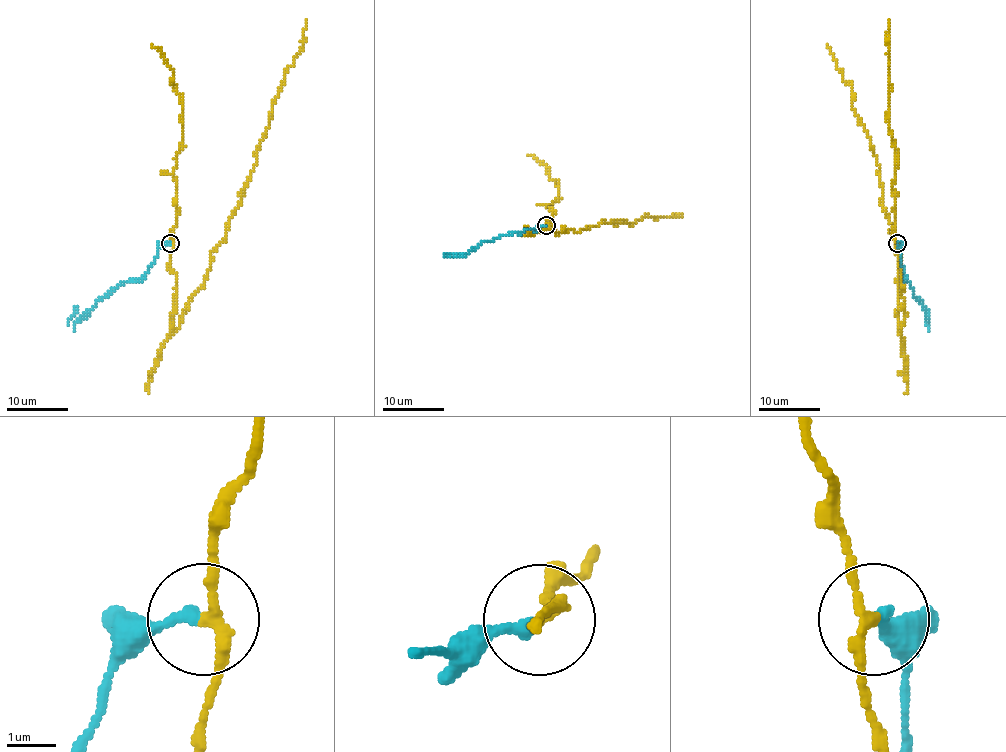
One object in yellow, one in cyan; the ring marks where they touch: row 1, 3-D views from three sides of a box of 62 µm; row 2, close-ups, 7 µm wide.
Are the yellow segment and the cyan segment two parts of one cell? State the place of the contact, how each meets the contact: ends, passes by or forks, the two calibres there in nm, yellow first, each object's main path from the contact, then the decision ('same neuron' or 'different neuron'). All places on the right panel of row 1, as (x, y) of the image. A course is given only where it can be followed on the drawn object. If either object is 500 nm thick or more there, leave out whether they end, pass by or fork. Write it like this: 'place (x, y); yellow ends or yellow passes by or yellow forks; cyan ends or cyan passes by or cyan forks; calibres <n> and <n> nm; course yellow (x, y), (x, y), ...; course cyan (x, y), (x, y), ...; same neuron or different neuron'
place (897, 243); yellow passes by; cyan ends; calibres 200 and 240 nm; course yellow (897, 242), (900, 329), (905, 309), (900, 253), (894, 238), (892, 184), (897, 150), (888, 125), (889, 20); course cyan (897, 242), (905, 278), (926, 312), (929, 326); different neuron

